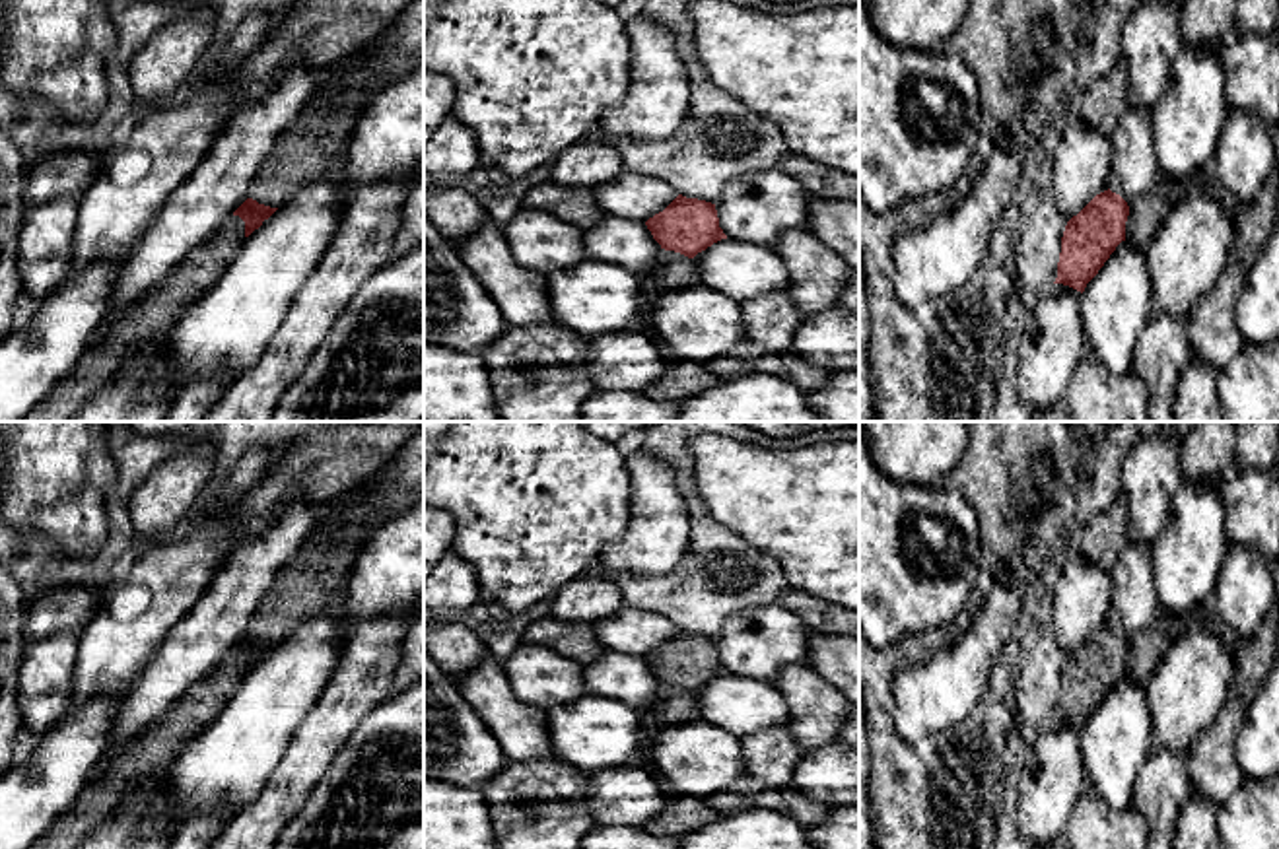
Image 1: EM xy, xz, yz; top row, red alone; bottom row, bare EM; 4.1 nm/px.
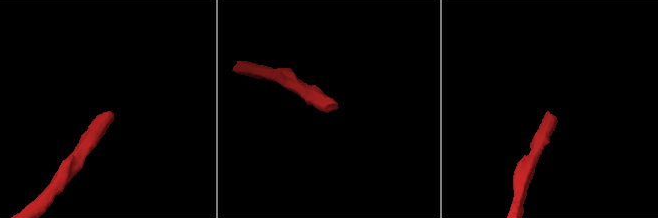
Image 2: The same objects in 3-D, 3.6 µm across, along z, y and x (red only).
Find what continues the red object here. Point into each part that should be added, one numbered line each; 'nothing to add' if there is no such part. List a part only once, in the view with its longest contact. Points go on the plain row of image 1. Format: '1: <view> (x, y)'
1: xy (311, 583)

